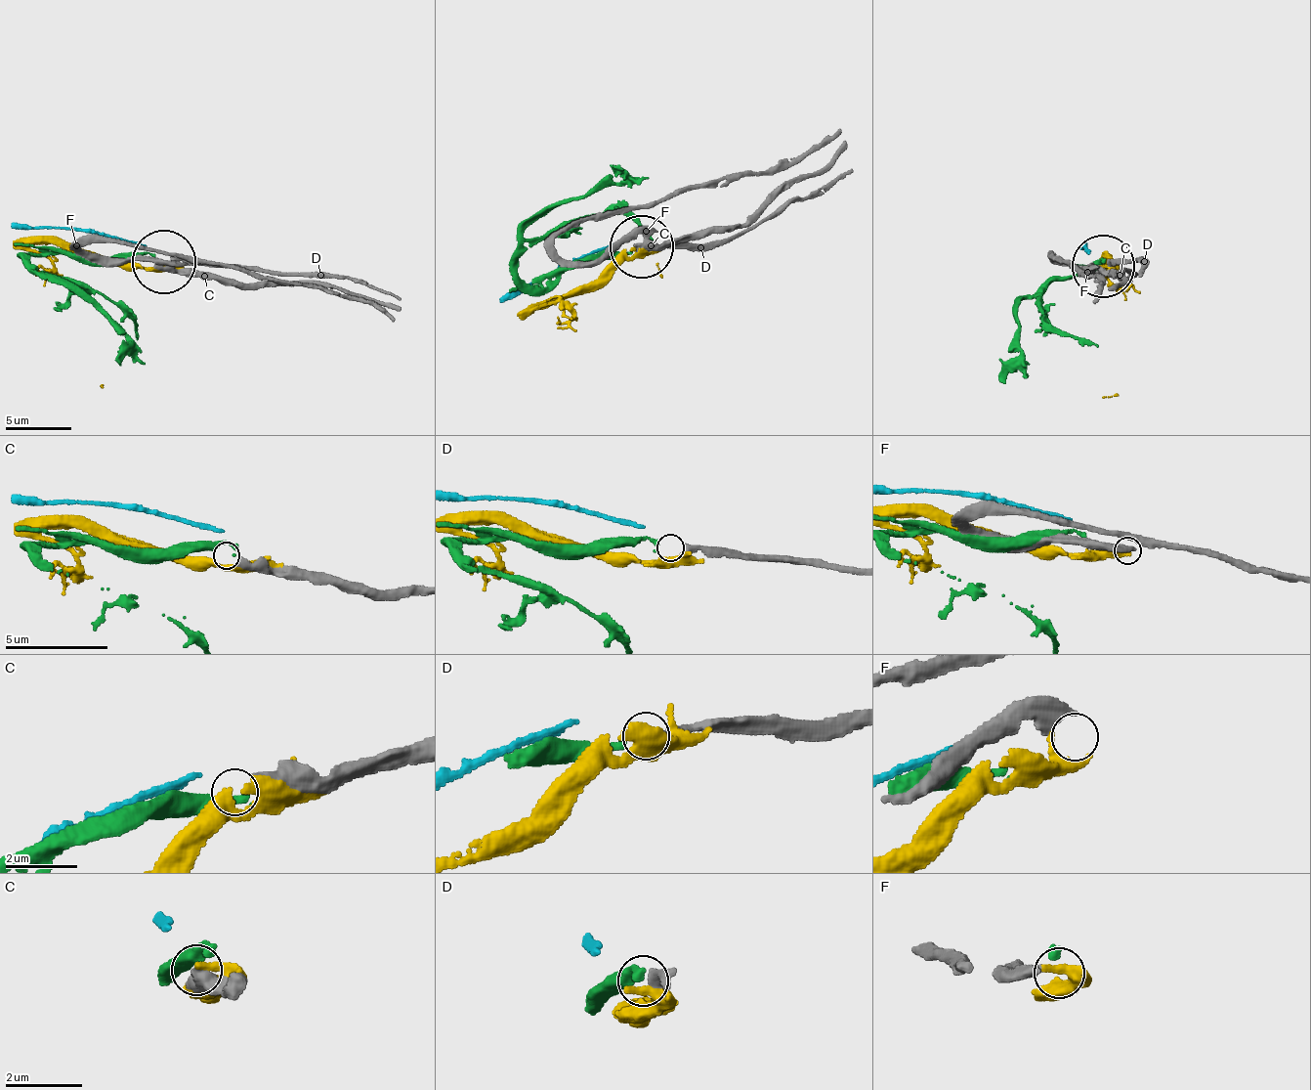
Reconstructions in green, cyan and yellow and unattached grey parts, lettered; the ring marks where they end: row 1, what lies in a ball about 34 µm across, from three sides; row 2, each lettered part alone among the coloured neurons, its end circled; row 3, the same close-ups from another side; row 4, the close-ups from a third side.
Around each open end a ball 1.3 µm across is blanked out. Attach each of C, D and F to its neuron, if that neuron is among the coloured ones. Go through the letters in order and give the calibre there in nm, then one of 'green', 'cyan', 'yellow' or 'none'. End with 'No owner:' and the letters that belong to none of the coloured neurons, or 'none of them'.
C: calibre 400 nm; none
D: calibre 320 nm; green
F: calibre 360 nm; yellow
No owner: C

